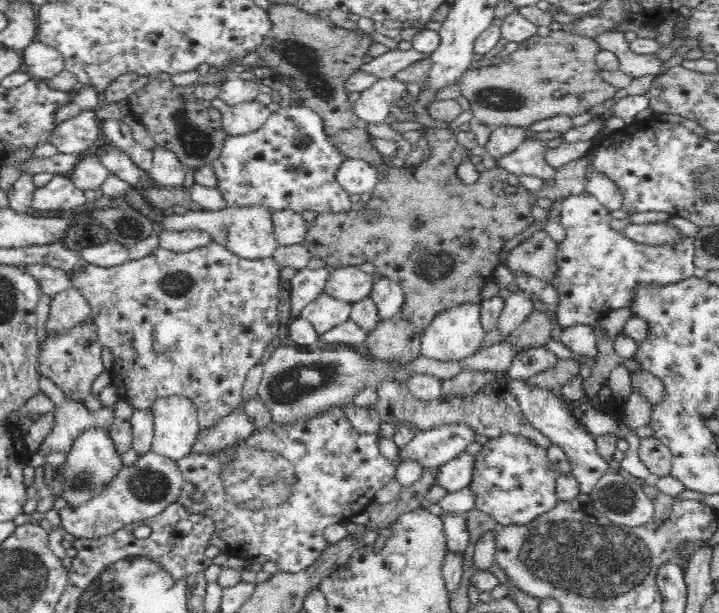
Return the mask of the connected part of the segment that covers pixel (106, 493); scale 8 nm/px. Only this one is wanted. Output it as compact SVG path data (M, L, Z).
M152 451L144 453L133 465L123 465L106 488L86 504L64 506L59 511L62 527L76 539L100 539L114 535L128 524L138 524L159 516L177 503L184 483L177 461Z

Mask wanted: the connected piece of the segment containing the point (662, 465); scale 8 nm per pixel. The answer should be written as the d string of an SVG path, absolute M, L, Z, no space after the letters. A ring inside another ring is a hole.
M654 436L640 439L638 457L657 477L670 475L672 451Z

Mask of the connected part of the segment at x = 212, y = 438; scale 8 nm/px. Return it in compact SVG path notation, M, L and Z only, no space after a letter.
M242 407L235 409L216 426L201 430L196 444L192 446L192 453L212 454L230 450L244 442L252 433L254 423L246 415L245 409Z

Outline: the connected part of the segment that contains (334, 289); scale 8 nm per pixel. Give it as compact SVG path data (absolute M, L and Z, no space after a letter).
M338 265L327 276L325 294L352 304L370 297L374 284L374 277L359 265Z

